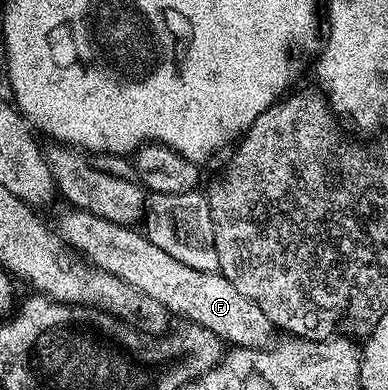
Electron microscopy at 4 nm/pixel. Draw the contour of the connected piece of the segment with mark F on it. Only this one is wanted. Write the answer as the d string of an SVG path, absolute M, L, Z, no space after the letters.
M71 207L65 210L60 217L60 226L58 226L60 240L68 246L71 252L79 255L94 268L106 271L130 283L130 287L138 287L138 291L150 295L150 299L158 299L158 303L162 303L171 314L178 313L184 317L182 319L185 322L200 325L206 331L214 331L214 335L218 335L220 340L229 346L238 349L267 349L273 344L274 327L270 319L266 319L262 307L258 307L254 299L246 299L246 295L242 295L242 291L237 291L234 283L230 283L230 279L223 277L220 272L194 271L194 267L186 267L186 263L178 263L178 259L166 255L162 247L150 243L150 239L144 236L139 228L110 223L110 219L90 215L90 211Z

